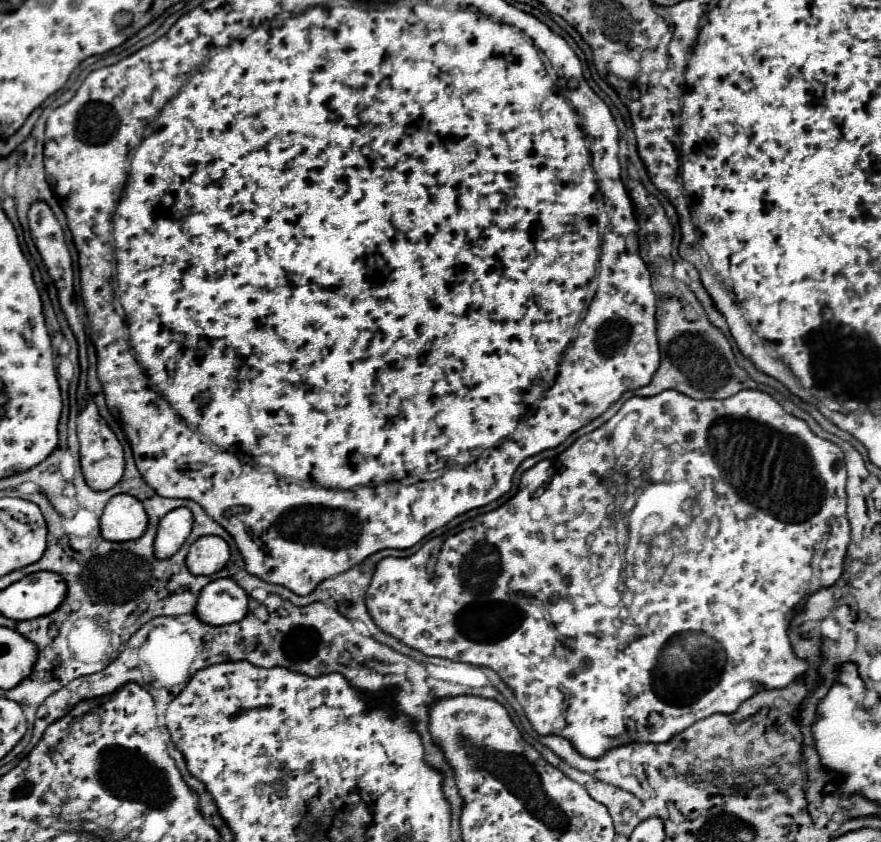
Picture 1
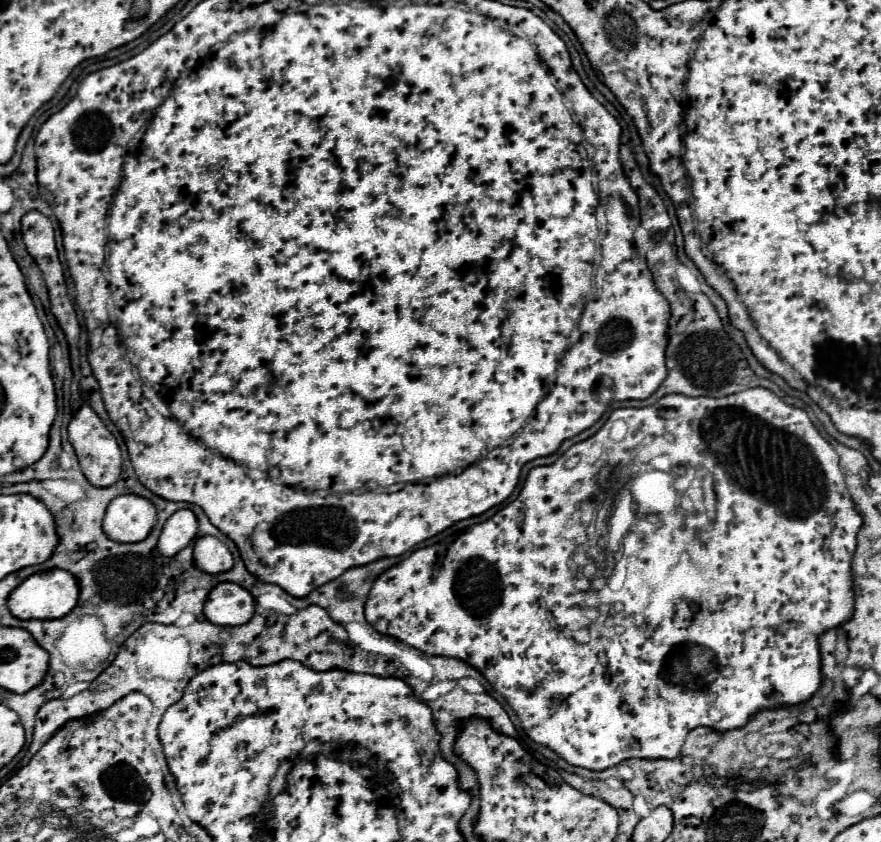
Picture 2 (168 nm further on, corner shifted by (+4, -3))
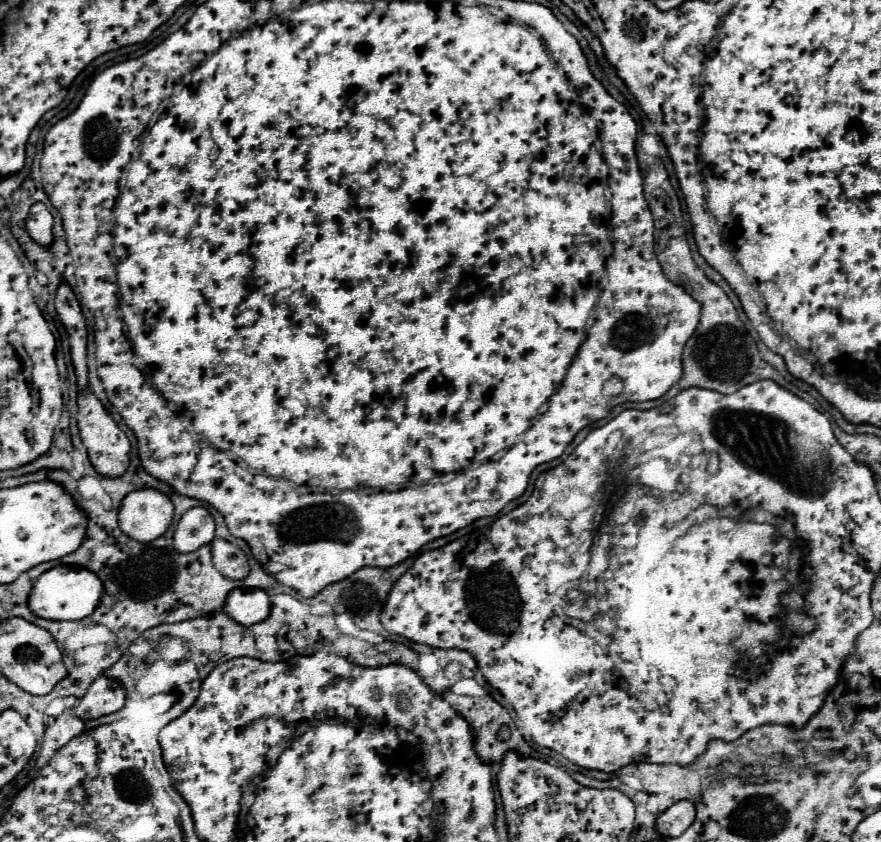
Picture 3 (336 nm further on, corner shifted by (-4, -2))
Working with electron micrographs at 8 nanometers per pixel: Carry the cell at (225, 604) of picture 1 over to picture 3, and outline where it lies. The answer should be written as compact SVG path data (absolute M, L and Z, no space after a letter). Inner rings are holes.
M236 588L228 594L224 612L238 624L252 626L260 620L266 620L270 614L270 600L264 590L258 588Z

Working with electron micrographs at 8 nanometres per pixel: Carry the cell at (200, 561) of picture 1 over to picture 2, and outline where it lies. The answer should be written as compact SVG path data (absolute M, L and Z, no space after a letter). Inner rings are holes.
M198 537L194 543L194 557L198 561L198 567L212 575L230 571L234 565L230 549L216 537Z

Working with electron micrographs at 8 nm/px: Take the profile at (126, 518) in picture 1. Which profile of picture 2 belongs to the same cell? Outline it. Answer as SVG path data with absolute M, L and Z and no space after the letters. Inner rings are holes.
M118 495L104 517L104 533L120 543L144 541L156 525L156 507L140 495Z

